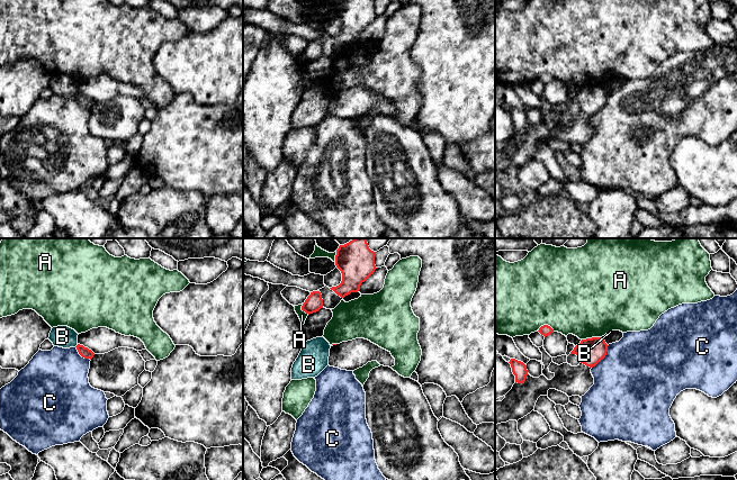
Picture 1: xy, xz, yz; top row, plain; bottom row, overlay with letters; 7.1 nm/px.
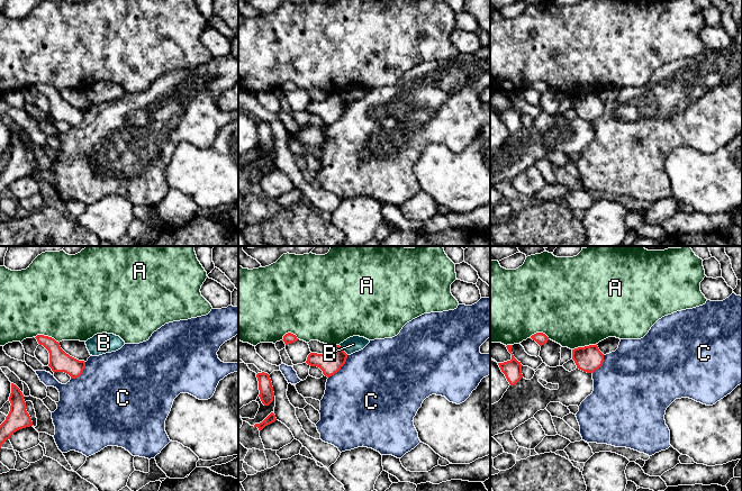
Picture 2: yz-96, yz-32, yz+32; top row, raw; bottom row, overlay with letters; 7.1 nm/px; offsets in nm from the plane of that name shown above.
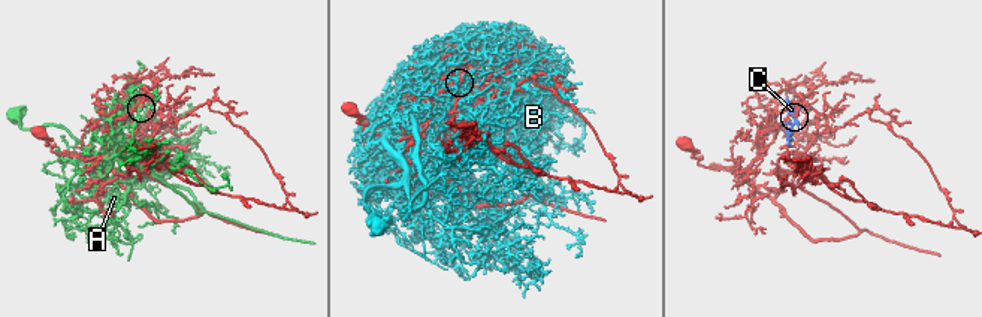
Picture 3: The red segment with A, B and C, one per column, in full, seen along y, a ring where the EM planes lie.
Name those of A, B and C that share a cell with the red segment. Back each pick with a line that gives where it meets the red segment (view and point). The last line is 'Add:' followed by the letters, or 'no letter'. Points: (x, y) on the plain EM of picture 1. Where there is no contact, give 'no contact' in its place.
Add: no letter

